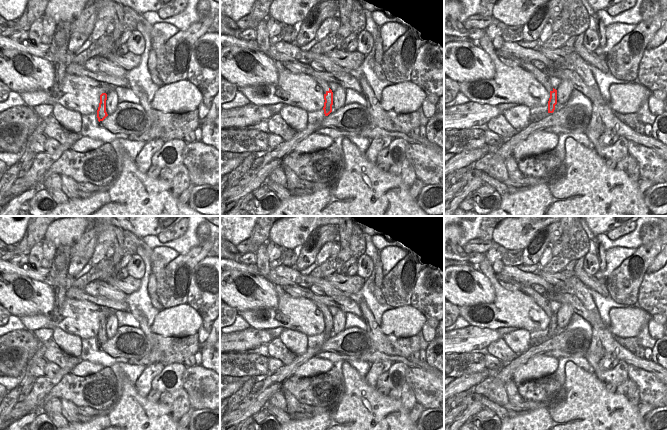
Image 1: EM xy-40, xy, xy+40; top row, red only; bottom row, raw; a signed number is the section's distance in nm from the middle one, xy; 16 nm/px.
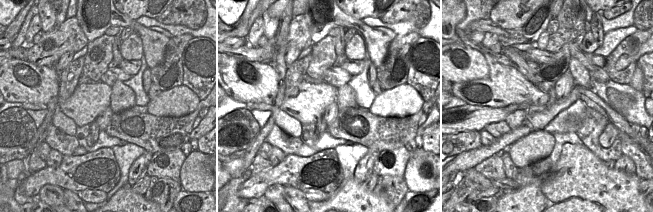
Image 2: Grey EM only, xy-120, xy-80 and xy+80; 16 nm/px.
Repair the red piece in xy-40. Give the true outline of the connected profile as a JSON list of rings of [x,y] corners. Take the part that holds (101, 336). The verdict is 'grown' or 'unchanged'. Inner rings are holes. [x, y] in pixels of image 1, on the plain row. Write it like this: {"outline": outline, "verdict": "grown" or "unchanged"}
{"outline": [[[102,317],[100,319],[100,327],[99,327],[99,331],[97,334],[97,342],[99,346],[103,345],[108,340],[106,336],[106,324],[107,324],[107,318]]], "verdict": "unchanged"}

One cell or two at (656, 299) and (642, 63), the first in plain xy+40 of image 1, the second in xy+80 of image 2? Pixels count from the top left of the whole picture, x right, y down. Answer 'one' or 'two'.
one

